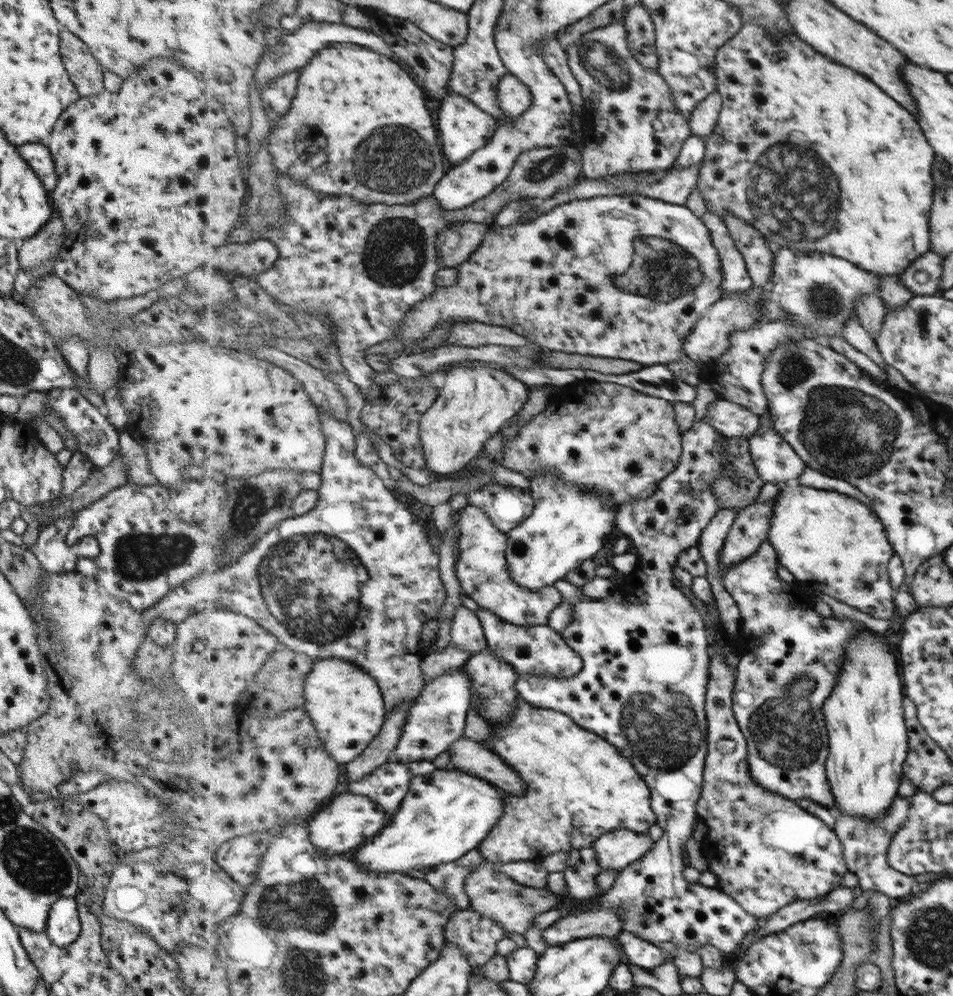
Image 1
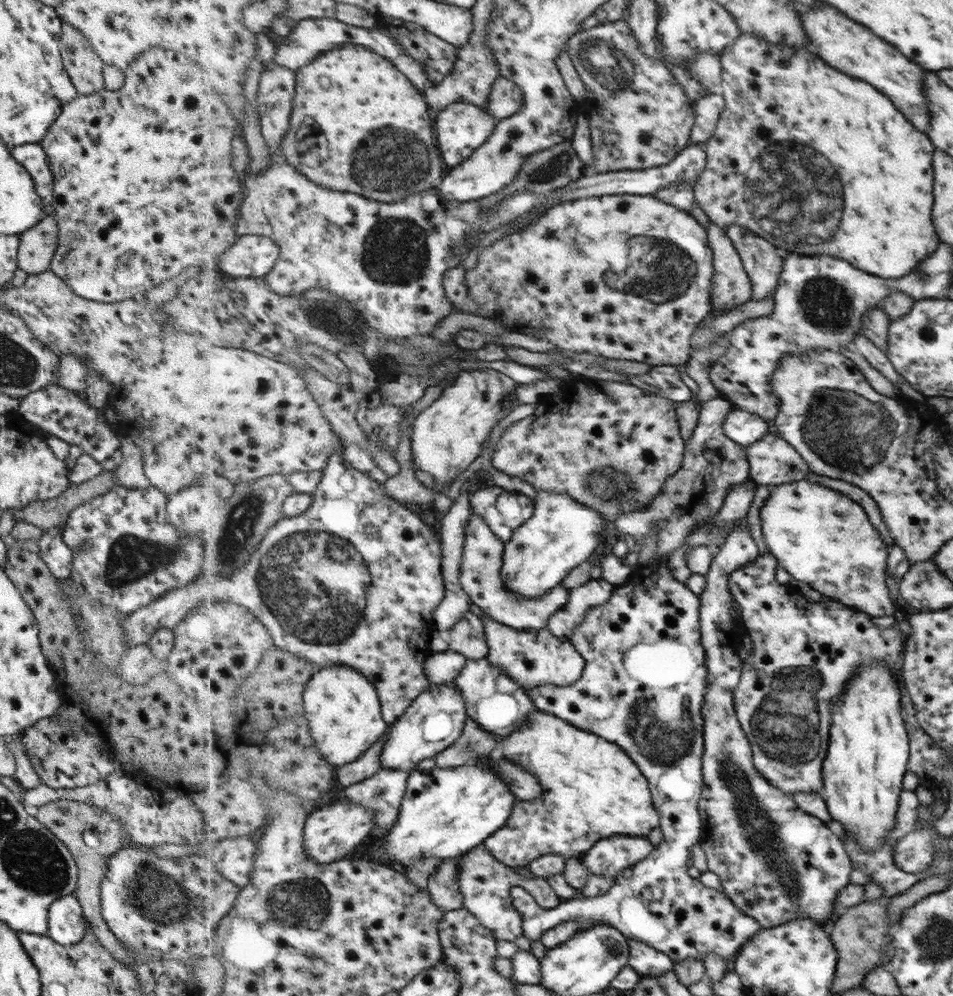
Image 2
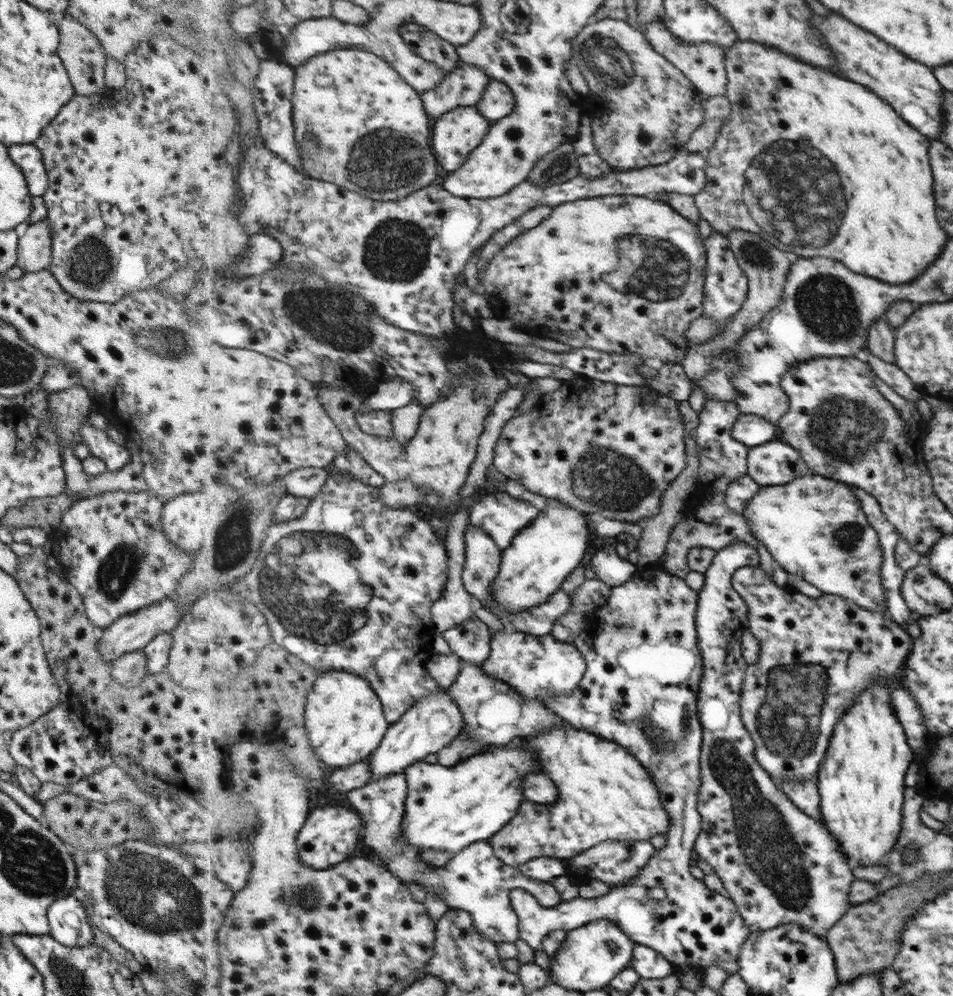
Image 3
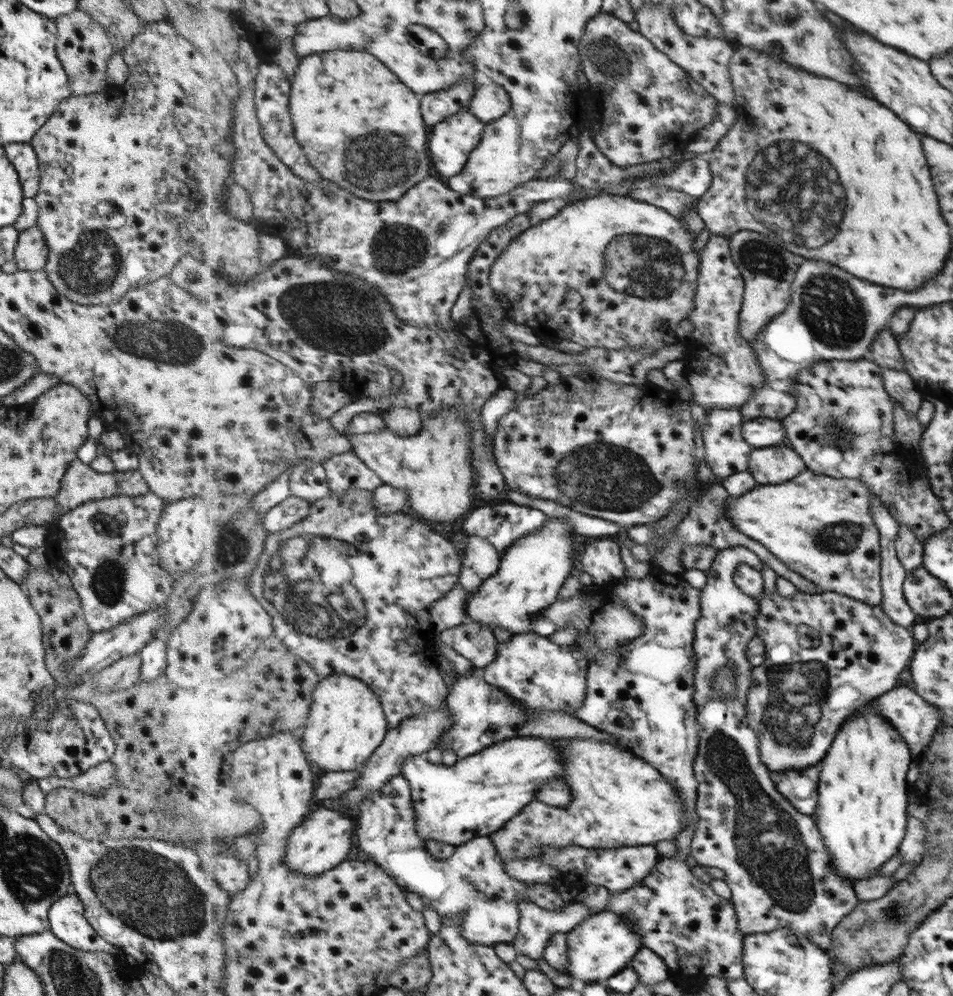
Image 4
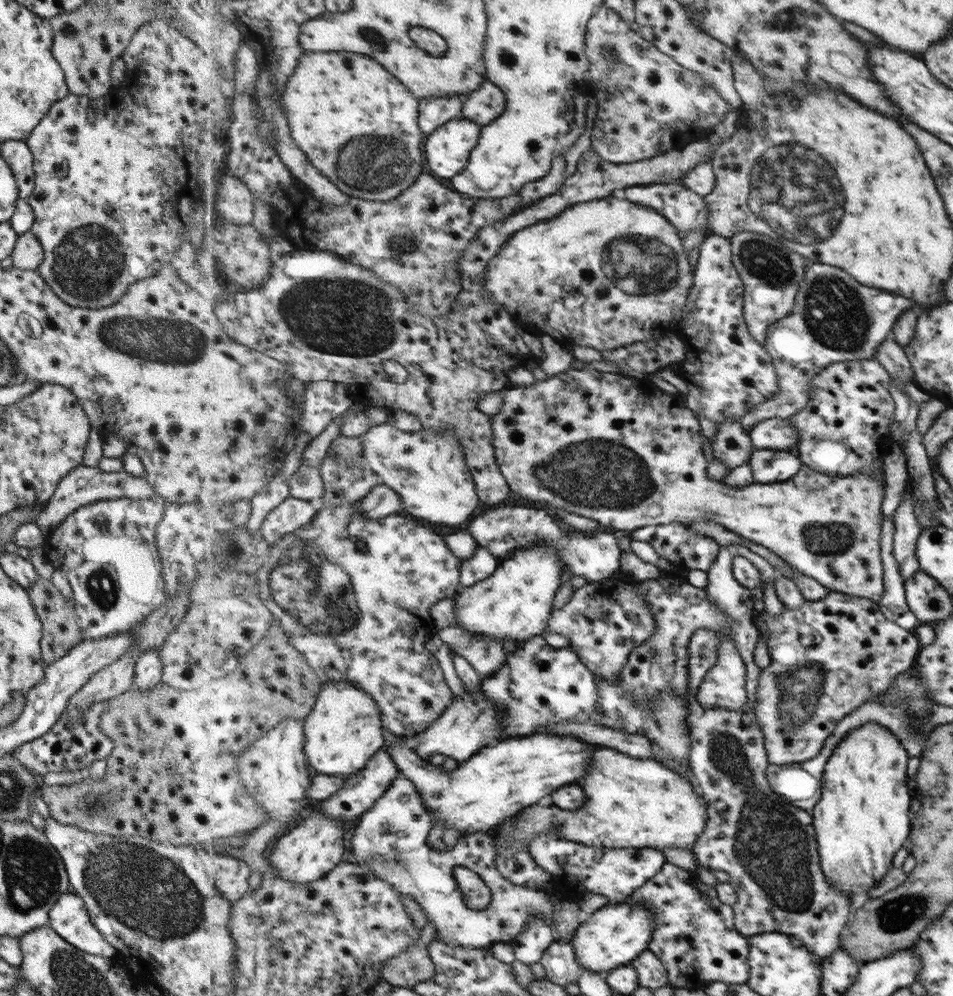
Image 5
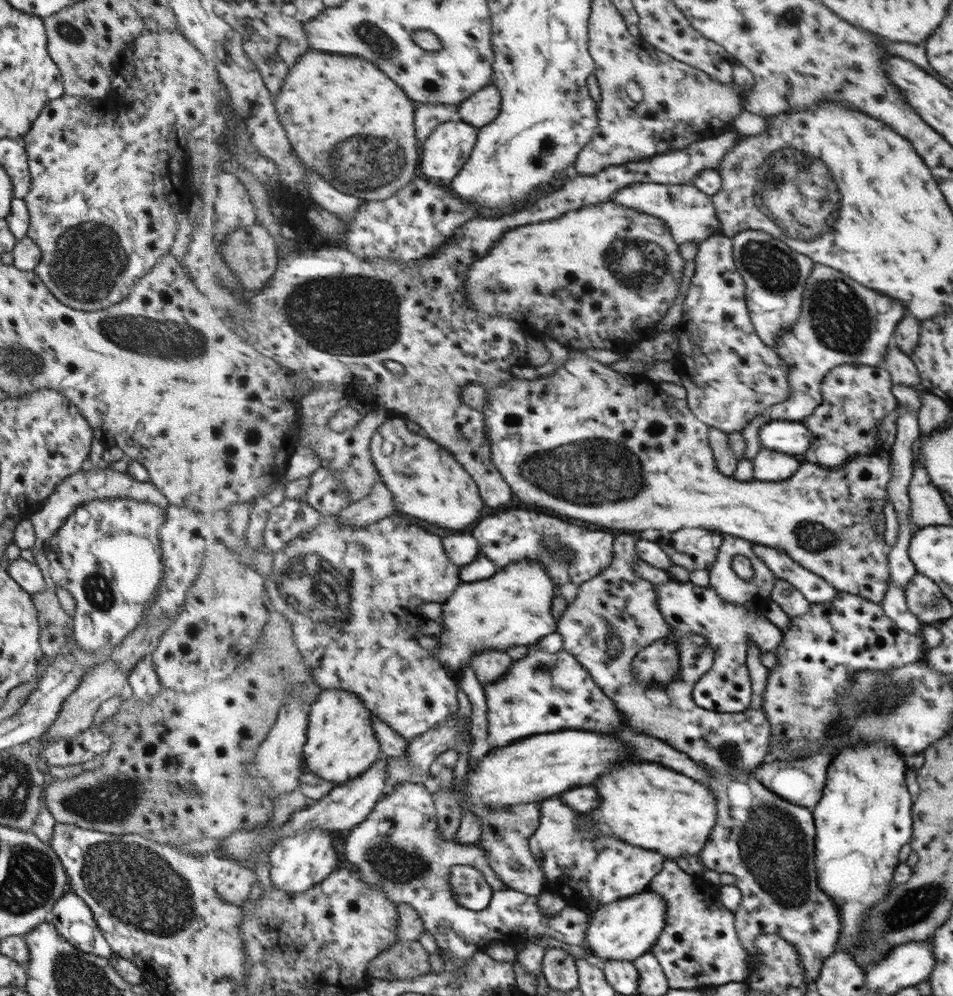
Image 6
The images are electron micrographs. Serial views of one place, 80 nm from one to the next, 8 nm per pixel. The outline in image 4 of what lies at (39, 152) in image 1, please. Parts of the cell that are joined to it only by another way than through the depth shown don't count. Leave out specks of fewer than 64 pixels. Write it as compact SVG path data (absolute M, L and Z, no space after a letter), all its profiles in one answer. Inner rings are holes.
M7 143L2 147L7 160L17 172L23 198L32 198L39 187L39 169L35 151L28 143Z

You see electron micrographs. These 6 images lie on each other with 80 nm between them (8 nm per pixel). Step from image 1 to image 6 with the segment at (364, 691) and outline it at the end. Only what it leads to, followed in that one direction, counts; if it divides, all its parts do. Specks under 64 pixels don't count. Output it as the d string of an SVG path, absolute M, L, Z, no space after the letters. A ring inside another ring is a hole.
M324 690L310 708L308 743L304 746L306 769L343 786L372 768L383 756L373 724L372 709L357 694L345 690Z

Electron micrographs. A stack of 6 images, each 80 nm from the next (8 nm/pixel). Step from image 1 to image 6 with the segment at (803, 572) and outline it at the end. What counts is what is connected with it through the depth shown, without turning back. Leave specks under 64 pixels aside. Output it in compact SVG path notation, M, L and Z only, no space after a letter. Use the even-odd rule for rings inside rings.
M569 350L568 359L563 366L557 368L550 375L533 377L531 380L512 375L510 380L502 382L496 388L487 388L490 394L488 408L483 410L487 417L488 439L492 444L493 462L500 469L500 473L511 485L517 498L525 504L535 504L548 510L555 510L559 514L565 514L569 520L586 522L586 525L606 529L615 528L625 532L647 531L649 529L661 529L669 532L681 530L681 528L698 528L719 531L726 536L733 535L749 540L753 544L764 544L776 548L781 552L787 552L799 564L811 572L817 573L821 578L829 581L840 592L848 592L859 595L879 603L884 598L891 573L887 557L887 543L884 540L884 504L887 500L887 486L890 481L890 454L879 452L875 455L854 458L843 468L825 468L820 464L804 462L800 470L791 479L767 482L755 478L750 481L739 481L732 476L725 476L718 470L715 453L709 440L710 426L697 418L696 413L689 408L688 400L669 396L653 380L649 380L645 374L634 375L616 372L606 367L599 360L587 356L581 350Z

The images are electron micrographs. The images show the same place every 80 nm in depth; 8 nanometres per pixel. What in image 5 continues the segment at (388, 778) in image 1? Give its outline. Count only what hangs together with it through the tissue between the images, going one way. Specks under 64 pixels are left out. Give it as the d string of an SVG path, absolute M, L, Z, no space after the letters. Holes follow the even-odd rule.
M398 776L382 798L379 798L360 820L352 827L350 844L357 864L367 865L381 879L389 880L401 896L412 896L420 904L429 920L438 928L438 937L450 945L467 947L489 947L495 943L512 943L524 928L535 918L549 919L554 922L556 939L572 942L577 936L577 929L582 925L579 920L579 904L576 899L553 902L553 898L540 889L513 884L497 866L498 848L496 840L486 832L469 836L468 840L458 842L451 850L437 850L429 842L429 835L434 827L434 816L428 809L416 784L408 777ZM462 866L479 874L483 882L491 889L491 902L484 909L469 908L465 895L456 879L456 867Z

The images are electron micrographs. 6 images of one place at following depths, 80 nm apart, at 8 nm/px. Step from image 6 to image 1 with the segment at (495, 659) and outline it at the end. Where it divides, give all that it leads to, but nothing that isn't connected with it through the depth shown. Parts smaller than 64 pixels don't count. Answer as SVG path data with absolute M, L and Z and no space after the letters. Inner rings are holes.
M460 606L452 618L452 644L475 654L485 652L488 647L484 625L477 612Z

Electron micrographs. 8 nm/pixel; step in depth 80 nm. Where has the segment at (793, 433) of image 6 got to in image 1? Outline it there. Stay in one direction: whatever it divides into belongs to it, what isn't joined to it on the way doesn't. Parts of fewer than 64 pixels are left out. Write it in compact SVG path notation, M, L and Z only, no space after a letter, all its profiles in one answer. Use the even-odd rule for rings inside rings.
M722 398L711 402L707 409L708 423L714 426L725 437L752 438L752 434L759 430L766 420L746 409Z

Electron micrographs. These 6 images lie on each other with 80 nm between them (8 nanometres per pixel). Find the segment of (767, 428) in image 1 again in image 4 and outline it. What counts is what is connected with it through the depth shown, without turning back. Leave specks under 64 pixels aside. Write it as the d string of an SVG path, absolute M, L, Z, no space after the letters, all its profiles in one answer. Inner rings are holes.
M788 444L754 449L748 464L759 485L783 484L808 469L803 457Z

